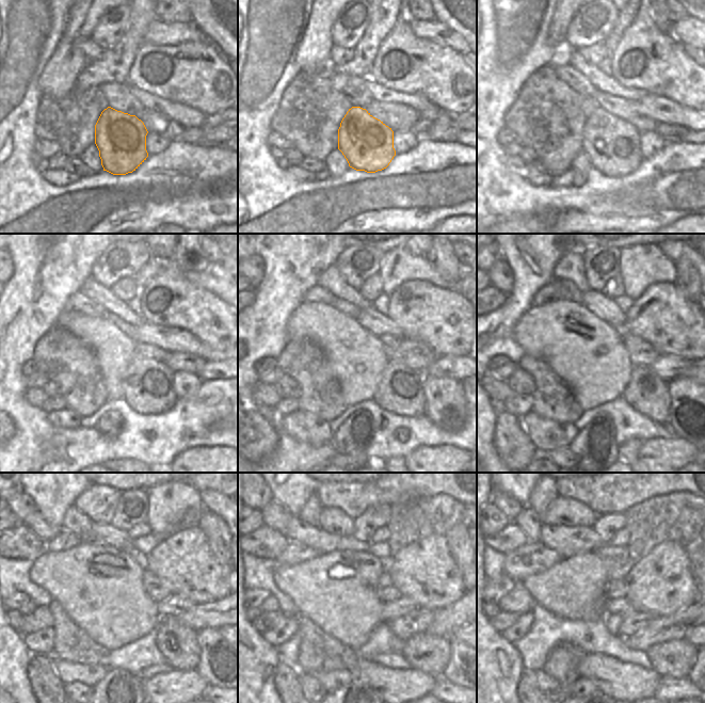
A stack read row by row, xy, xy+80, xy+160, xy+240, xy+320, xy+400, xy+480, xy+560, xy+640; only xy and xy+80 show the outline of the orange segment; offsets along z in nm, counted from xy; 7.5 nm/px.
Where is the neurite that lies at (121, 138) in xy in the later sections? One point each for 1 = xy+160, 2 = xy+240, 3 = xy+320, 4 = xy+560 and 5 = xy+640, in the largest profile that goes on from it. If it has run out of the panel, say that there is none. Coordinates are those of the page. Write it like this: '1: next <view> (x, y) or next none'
1: next xy+160 (612, 145)
2: next xy+240 (147, 384)
3: next xy+320 (400, 390)
4: next xy+560 (425, 652)
5: next xy+640 (675, 658)

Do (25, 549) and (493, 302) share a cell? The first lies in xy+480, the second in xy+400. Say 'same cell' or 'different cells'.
same cell

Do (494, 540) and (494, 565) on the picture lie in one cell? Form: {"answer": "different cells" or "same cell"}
{"answer": "different cells"}

